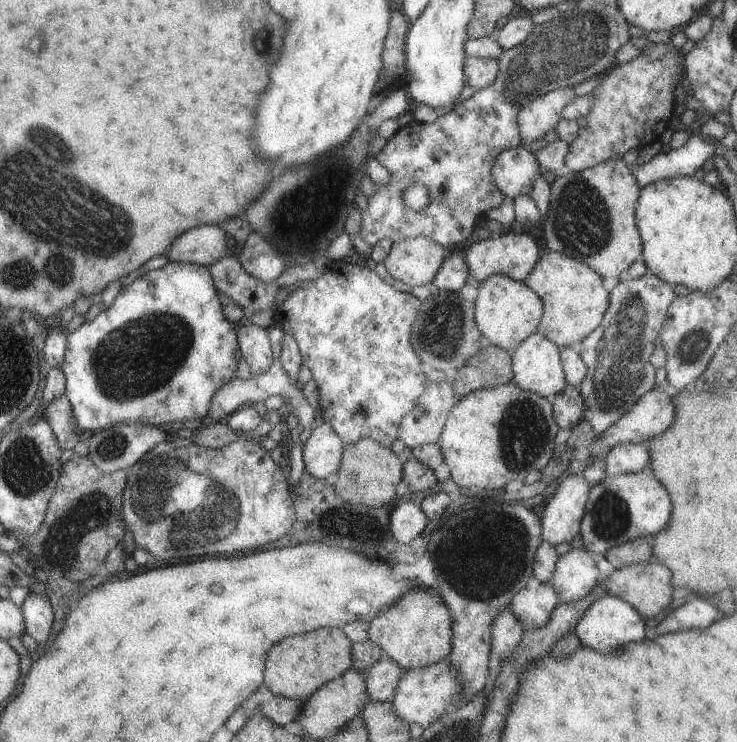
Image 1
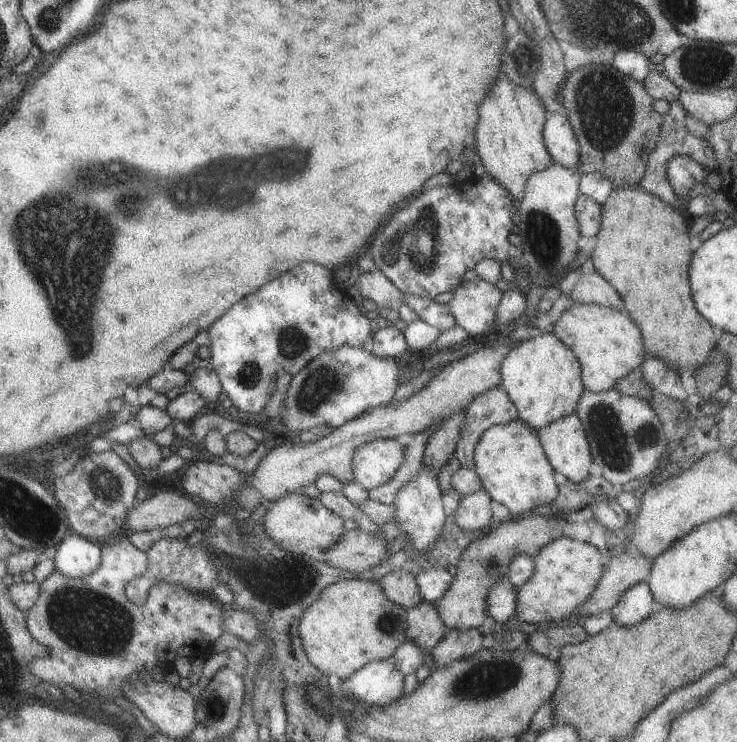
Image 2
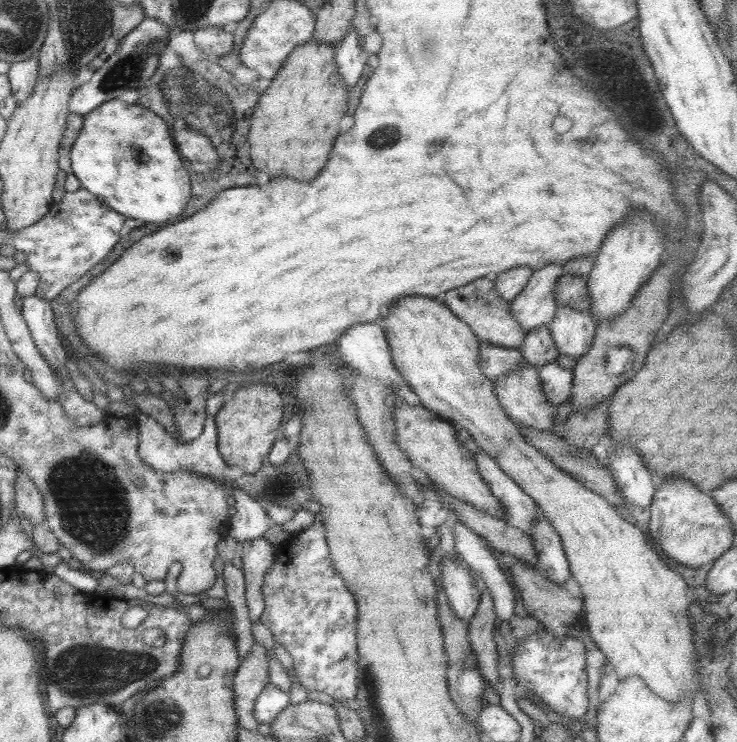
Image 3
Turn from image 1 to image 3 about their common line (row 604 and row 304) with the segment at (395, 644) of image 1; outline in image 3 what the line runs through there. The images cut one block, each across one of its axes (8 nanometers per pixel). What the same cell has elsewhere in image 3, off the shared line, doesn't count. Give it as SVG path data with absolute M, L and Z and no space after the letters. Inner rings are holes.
M402 296L395 299L394 303L391 303L389 309L386 310L385 316L381 318L381 325L383 325L383 333L387 339L389 345L389 354L391 357L394 370L405 379L409 388L413 391L413 394L417 396L420 405L426 408L428 411L435 413L439 418L447 420L448 422L454 422L463 430L467 431L469 438L483 451L487 456L491 457L495 461L495 465L499 467L527 496L530 496L534 503L538 506L540 514L544 519L553 527L553 530L559 535L560 543L568 562L568 569L570 570L573 580L579 584L579 590L581 591L582 600L582 618L581 624L585 625L585 628L589 630L589 636L595 644L597 651L601 653L601 662L599 666L611 666L617 681L621 681L629 676L637 676L643 685L647 686L647 689L653 695L667 701L667 703L673 705L673 703L679 703L683 699L694 699L698 697L704 700L705 692L699 687L697 683L697 658L698 654L695 652L694 644L692 641L692 618L688 614L688 608L692 599L687 597L685 590L687 590L686 582L676 572L673 572L669 566L665 566L657 552L653 552L653 548L647 544L647 537L642 527L638 526L632 518L624 518L622 515L617 514L615 507L611 506L604 498L593 494L590 490L587 490L580 482L577 482L574 478L571 478L568 474L565 474L562 470L557 469L551 462L547 461L544 454L541 454L538 450L535 450L530 444L525 442L525 439L520 434L517 423L513 422L503 412L501 406L499 406L498 400L495 398L494 384L491 379L485 378L480 373L478 365L478 338L474 335L474 331L467 328L465 324L459 318L456 318L452 312L447 308L447 305L443 302L435 302L433 298L425 298L425 296Z

